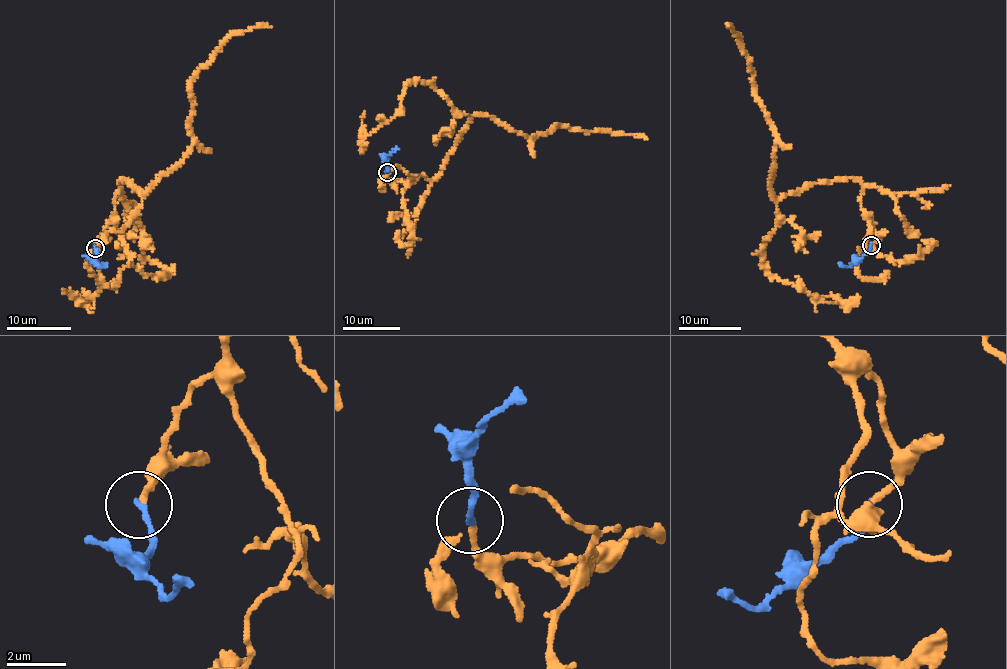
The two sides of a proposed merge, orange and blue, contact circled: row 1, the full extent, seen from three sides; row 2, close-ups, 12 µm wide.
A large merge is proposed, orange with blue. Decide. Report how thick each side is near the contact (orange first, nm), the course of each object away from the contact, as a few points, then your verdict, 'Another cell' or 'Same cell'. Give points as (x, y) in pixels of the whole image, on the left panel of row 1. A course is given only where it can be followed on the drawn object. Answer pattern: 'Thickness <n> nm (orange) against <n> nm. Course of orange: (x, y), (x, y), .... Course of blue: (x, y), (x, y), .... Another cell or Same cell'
Thickness 220 nm (orange) against 200 nm. Course of orange: (96, 248), (111, 221), (121, 178), (143, 194), (191, 145), (192, 77), (232, 35), (270, 27). Course of blue: (96, 248), (98, 264), (102, 268), (106, 264). Same cell

